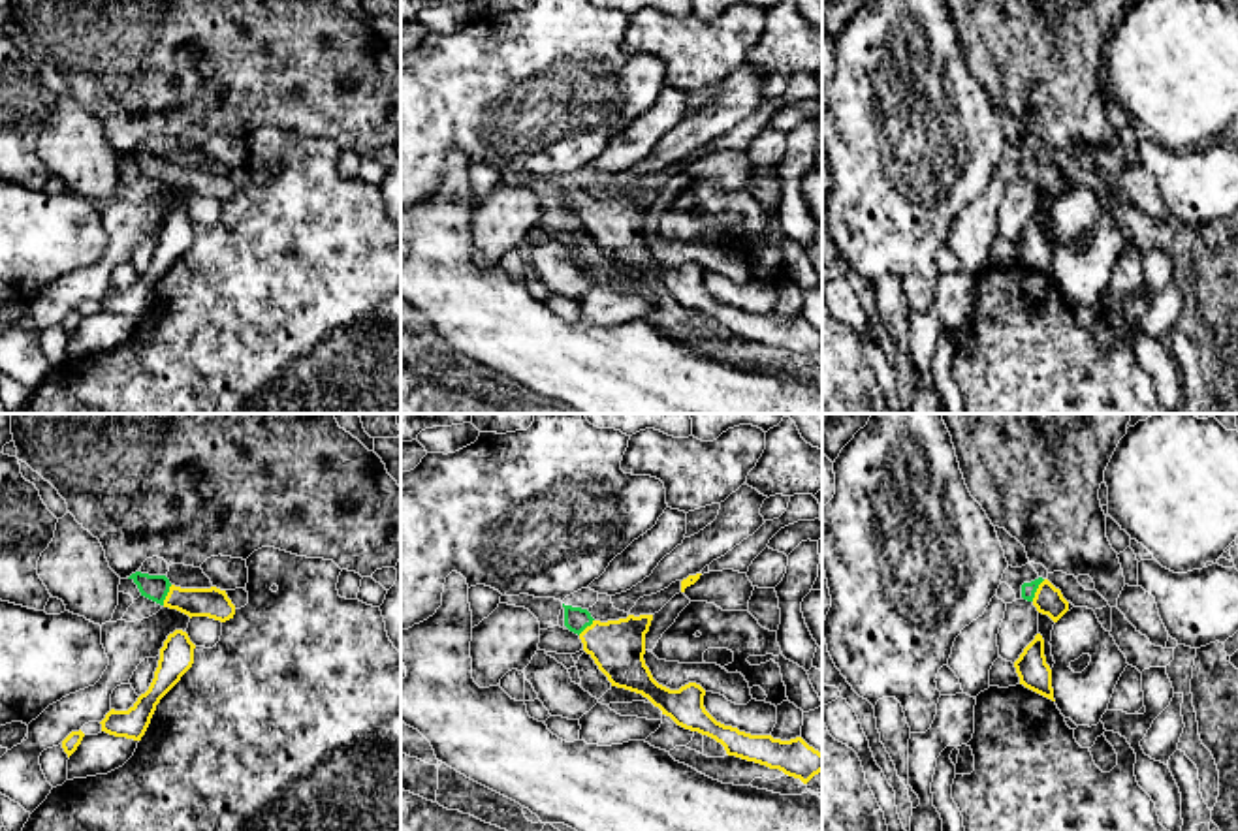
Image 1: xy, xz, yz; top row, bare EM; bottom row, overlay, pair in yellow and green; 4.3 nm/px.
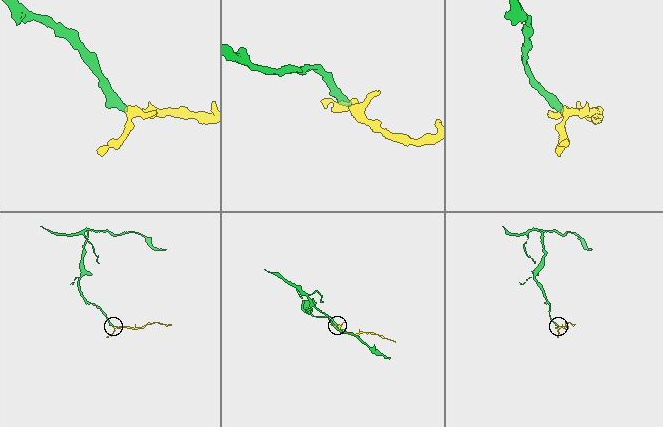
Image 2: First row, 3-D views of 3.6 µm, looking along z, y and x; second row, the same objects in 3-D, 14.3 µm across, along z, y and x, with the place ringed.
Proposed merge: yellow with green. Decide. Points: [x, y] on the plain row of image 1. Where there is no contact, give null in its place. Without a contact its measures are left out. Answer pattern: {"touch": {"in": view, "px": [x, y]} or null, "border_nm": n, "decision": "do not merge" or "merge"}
{"touch": {"in": "yz", "px": [1037, 170]}, "border_nm": 110, "decision": "merge"}

